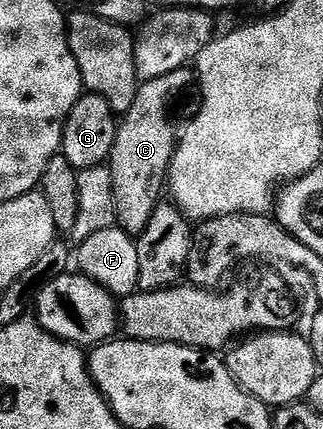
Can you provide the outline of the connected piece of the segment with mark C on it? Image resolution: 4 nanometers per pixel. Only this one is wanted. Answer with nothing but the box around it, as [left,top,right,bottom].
[108,68,195,234]

